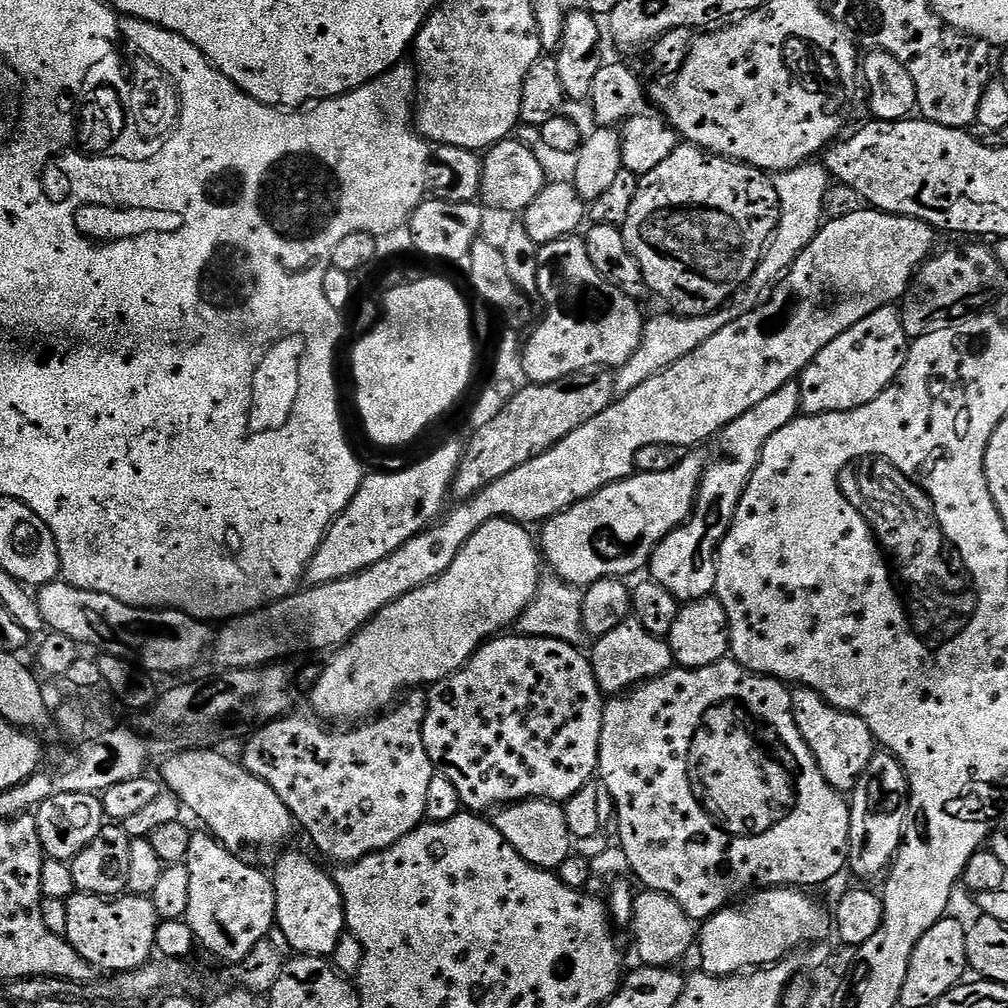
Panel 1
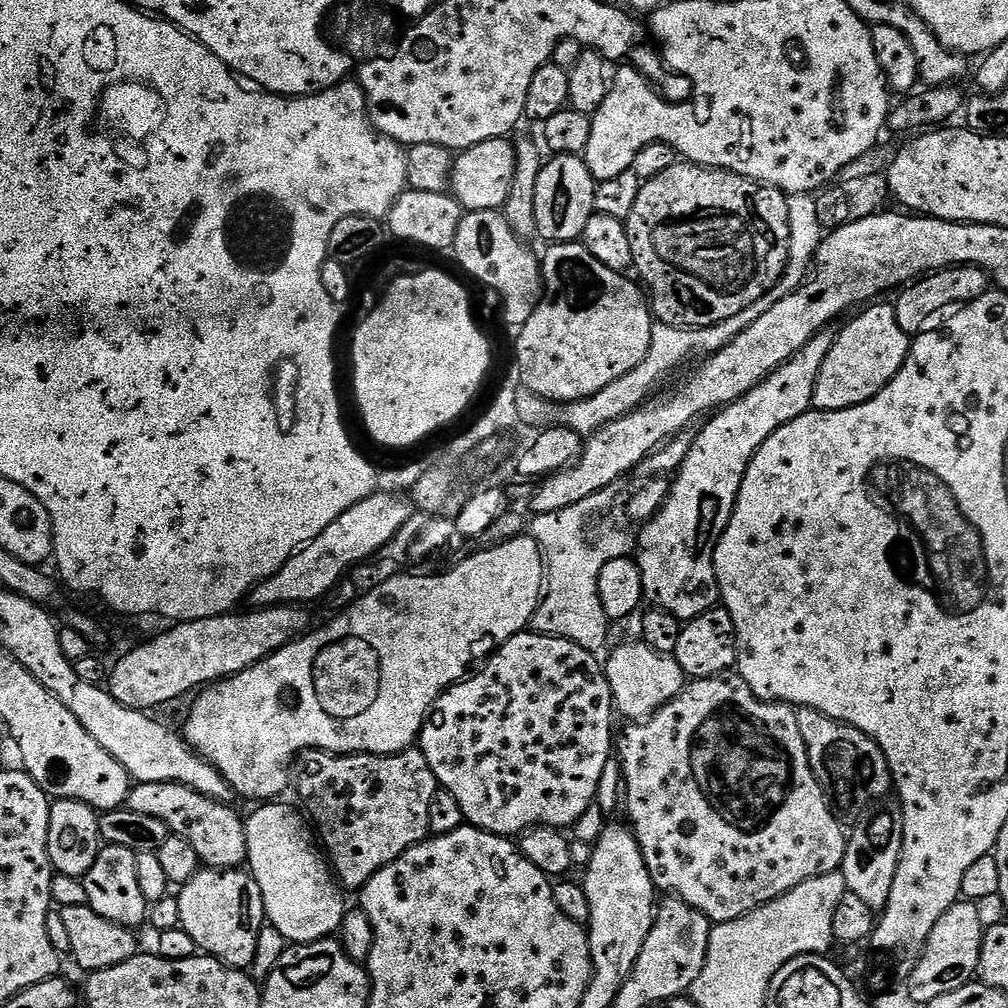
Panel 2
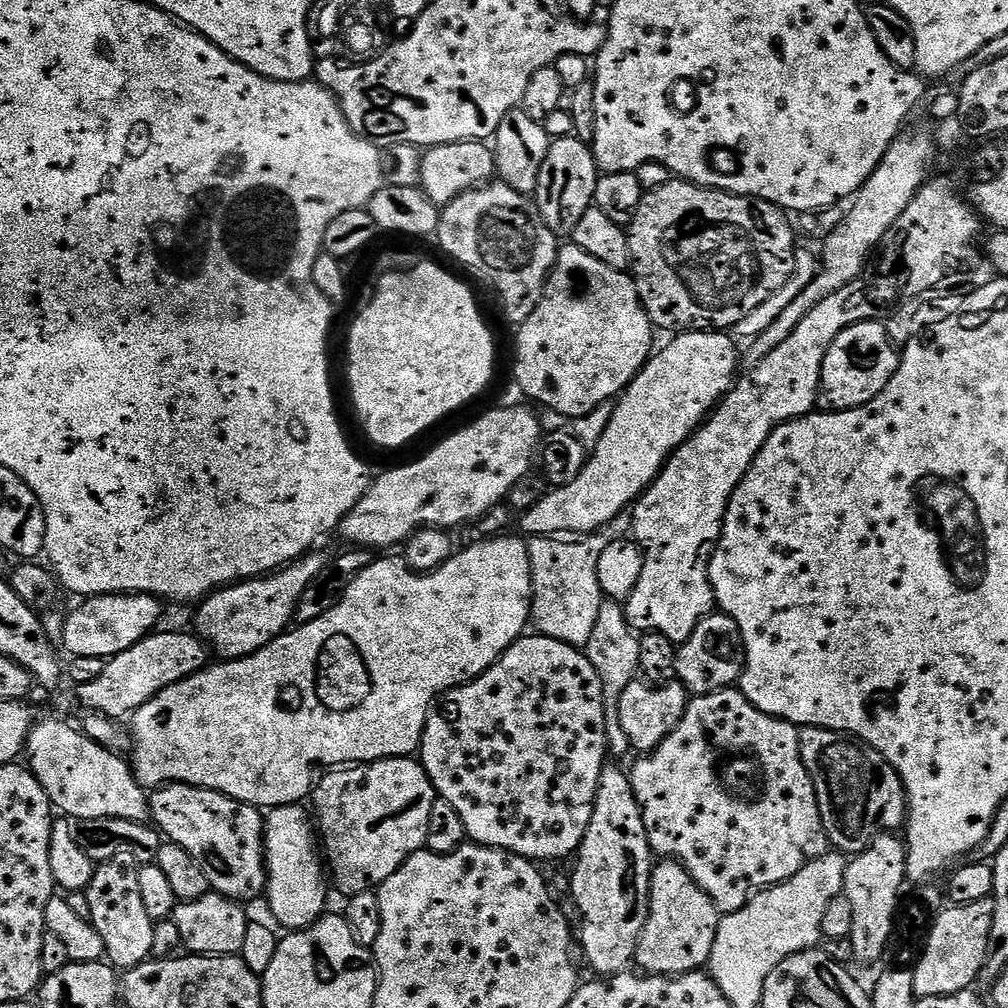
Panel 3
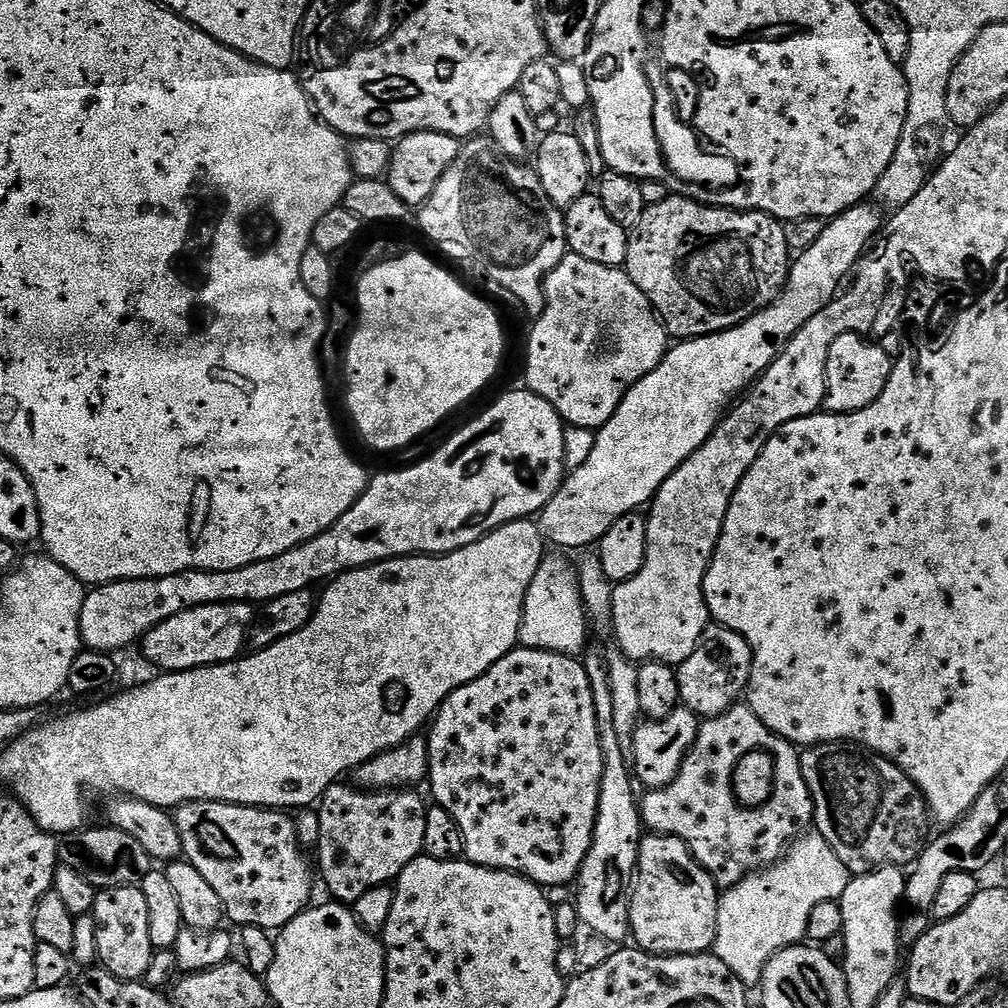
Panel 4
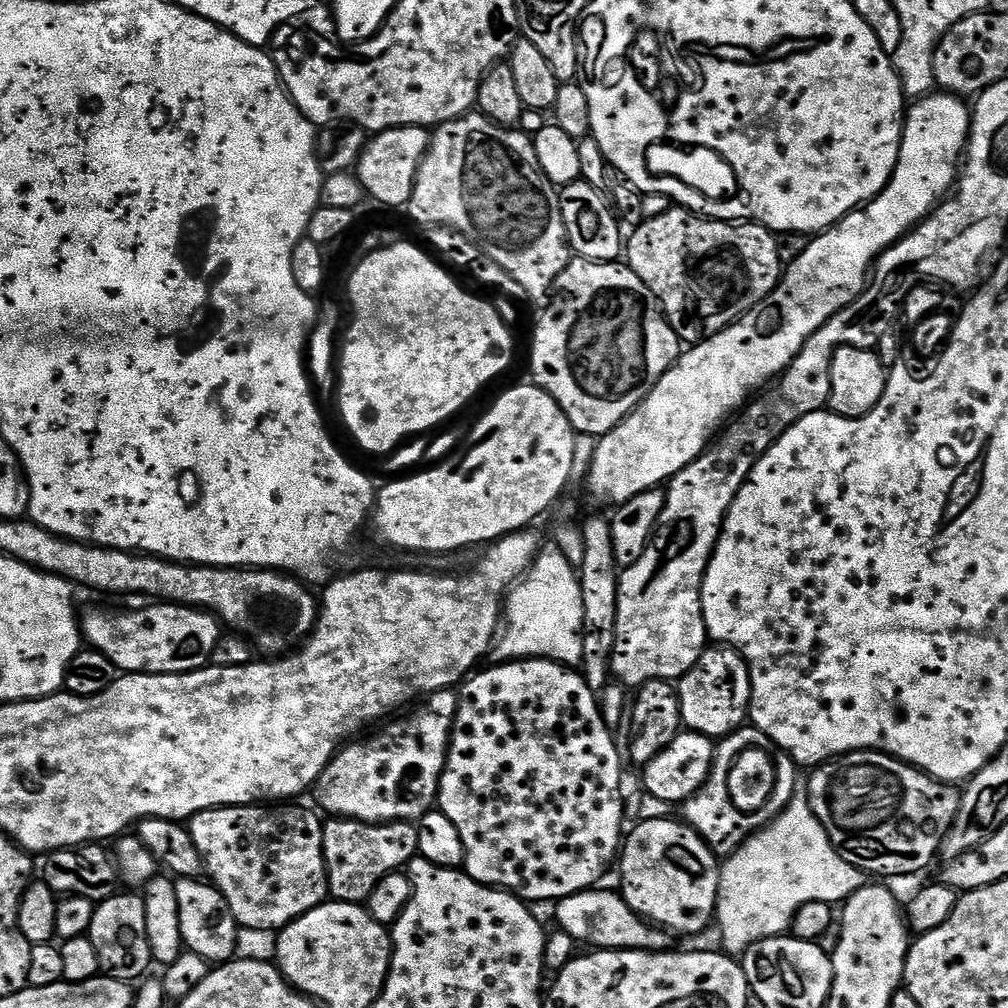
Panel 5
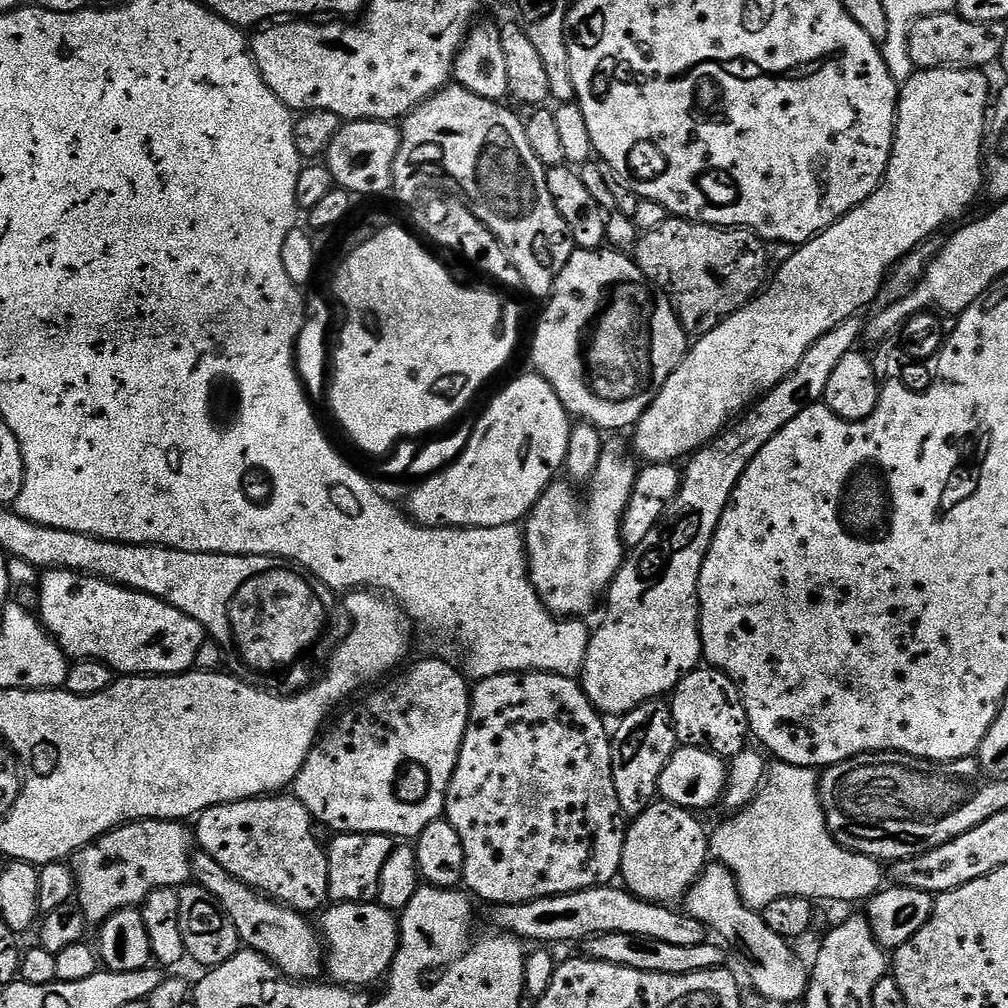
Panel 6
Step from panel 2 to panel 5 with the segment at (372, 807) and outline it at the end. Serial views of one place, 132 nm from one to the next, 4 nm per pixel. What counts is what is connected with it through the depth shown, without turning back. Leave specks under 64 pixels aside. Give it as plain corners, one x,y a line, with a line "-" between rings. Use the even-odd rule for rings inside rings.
328,818
324,825
324,861
328,867
328,890
333,901
341,904
360,904
391,872
401,871
417,855
418,830
412,822
390,824
367,824
361,820

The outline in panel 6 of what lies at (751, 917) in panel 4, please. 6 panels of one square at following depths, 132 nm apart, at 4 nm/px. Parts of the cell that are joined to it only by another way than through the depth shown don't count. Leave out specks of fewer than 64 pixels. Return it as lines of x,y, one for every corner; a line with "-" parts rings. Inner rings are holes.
773,763
767,769
763,788
751,804
741,808
717,832
710,836
710,856
725,864
734,874
740,897
747,908
763,910
778,898
804,896
813,902
819,900
861,900
867,902
886,884
886,872
881,861
869,856
848,852
830,834
820,801
820,781
815,768
793,764

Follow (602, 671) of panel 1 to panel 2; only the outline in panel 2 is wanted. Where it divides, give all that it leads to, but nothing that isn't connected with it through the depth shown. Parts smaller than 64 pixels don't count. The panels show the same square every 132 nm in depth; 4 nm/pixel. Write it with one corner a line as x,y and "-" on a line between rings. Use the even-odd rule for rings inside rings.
643,639
628,640
620,644
603,661
602,667
606,678
610,682
612,706
617,713
625,716
628,722
643,722
662,706
668,703
681,692
686,683
682,666
676,661
675,655
667,656
654,650

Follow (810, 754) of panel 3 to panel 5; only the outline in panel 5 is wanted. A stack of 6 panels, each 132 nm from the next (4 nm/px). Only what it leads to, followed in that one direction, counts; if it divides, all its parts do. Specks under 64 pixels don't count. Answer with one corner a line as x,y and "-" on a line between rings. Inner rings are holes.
848,752
845,756
837,756
835,760
830,760
826,764
819,765
811,769
808,780
808,789
806,795
810,806
814,810
814,814
818,818
818,822
822,822
822,826
826,830
826,834
830,838
830,842
838,850
838,854
842,854
842,858
846,858
846,862
850,862
850,866
861,868
865,874
874,875
876,878
884,878
880,876
912,876
915,872
920,872
923,868
928,868
932,864
932,859
940,856
940,847
942,842
947,838
949,830
952,829
954,818
960,809
960,798
962,795
959,787
946,784
942,780
936,780
933,776
928,776
920,771
919,768
913,768
911,764
904,763
903,760
896,759
895,756
887,756
884,752

